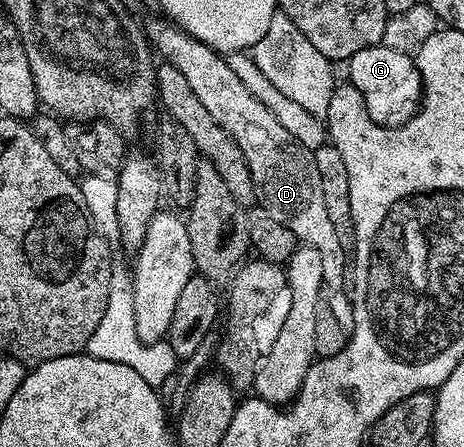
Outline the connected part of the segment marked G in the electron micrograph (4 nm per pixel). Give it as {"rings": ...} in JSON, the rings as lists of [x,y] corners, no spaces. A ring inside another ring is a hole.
{"rings":[[[382,44],[361,48],[348,58],[349,84],[361,92],[369,116],[378,126],[397,126],[412,118],[423,97],[423,81],[415,59],[405,52],[397,52]]]}

